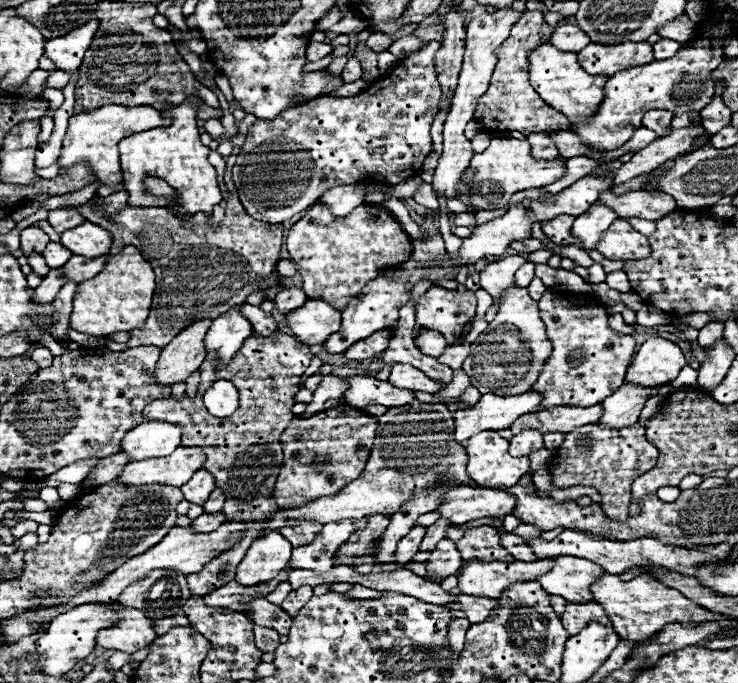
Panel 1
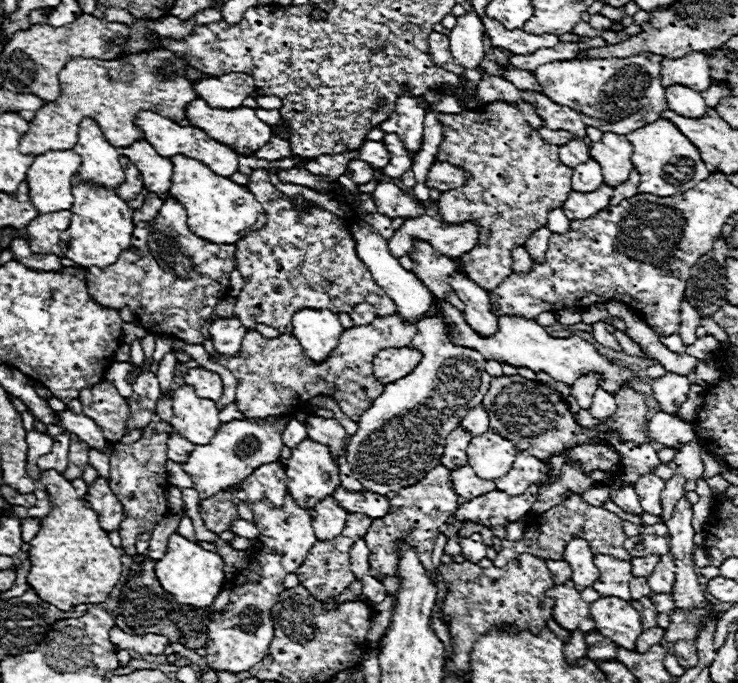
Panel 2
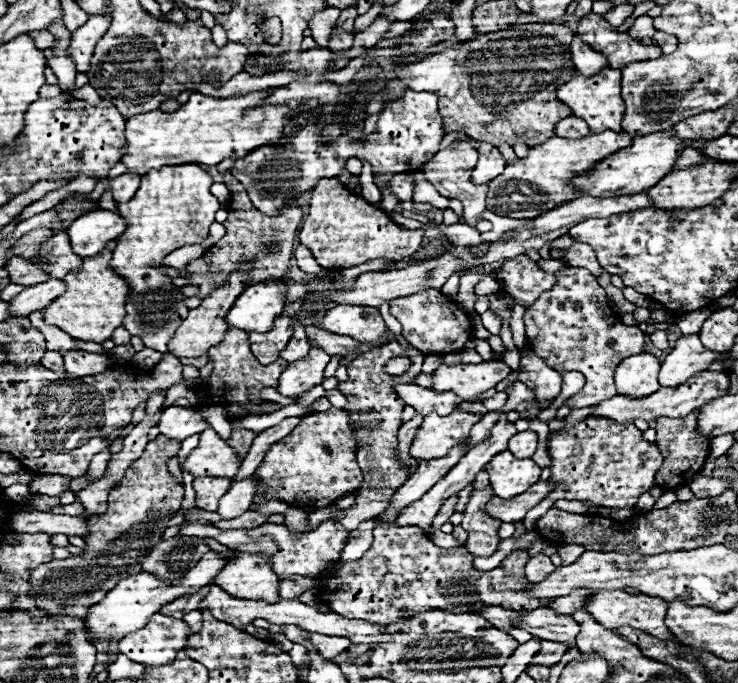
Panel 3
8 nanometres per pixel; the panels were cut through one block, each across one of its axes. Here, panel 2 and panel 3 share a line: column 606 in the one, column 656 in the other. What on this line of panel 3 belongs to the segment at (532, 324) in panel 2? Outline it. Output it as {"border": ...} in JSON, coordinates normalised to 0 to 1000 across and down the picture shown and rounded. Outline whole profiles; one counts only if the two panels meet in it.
{"border":[[[878,515],[851,521],[837,533],[832,548],[837,577],[859,580],[859,583],[881,580],[894,568],[892,539],[894,539],[894,530],[889,527],[889,521]]]}

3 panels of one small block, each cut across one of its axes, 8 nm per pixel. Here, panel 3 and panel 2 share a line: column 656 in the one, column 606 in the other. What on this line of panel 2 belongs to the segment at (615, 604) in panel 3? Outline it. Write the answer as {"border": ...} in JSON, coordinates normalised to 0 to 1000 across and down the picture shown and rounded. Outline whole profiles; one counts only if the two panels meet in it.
{"border":[[[813,876],[802,884],[802,908],[808,911],[808,922],[821,931],[824,937],[829,937],[835,946],[840,949],[851,949],[851,952],[862,952],[862,937],[870,928],[870,908],[867,908],[867,896],[856,890],[854,881],[840,878],[840,876]]]}

